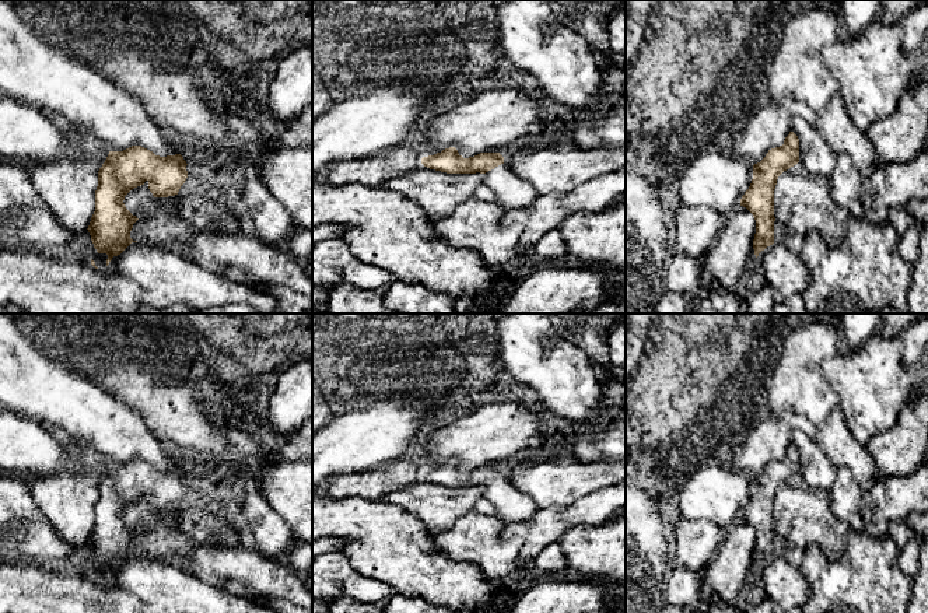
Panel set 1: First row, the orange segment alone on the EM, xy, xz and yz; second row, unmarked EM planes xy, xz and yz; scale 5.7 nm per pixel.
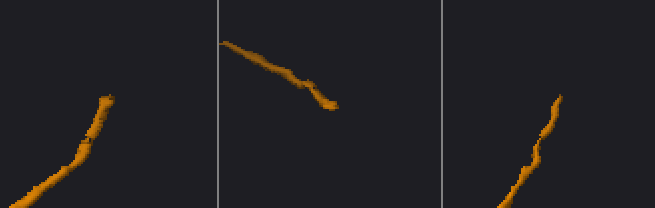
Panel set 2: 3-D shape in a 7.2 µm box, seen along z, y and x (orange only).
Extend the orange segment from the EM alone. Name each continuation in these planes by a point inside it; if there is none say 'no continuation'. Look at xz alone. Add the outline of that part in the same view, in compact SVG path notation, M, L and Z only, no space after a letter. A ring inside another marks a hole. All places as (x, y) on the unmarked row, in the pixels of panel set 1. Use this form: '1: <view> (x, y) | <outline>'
1: xz (512, 505) | M505 477L486 486L483 495L494 505L504 523L529 521L539 511L533 500Z

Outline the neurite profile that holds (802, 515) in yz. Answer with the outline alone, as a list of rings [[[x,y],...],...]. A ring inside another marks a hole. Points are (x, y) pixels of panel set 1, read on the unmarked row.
[[[799,477],[784,484],[774,502],[774,530],[782,536],[788,544],[802,550],[812,544],[822,549],[827,560],[841,558],[845,547],[850,528],[838,519],[830,509],[830,493],[820,488],[810,488]]]

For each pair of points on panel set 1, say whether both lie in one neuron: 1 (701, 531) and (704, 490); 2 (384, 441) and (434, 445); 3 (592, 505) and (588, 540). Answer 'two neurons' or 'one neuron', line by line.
1: two neurons
2: two neurons
3: two neurons

